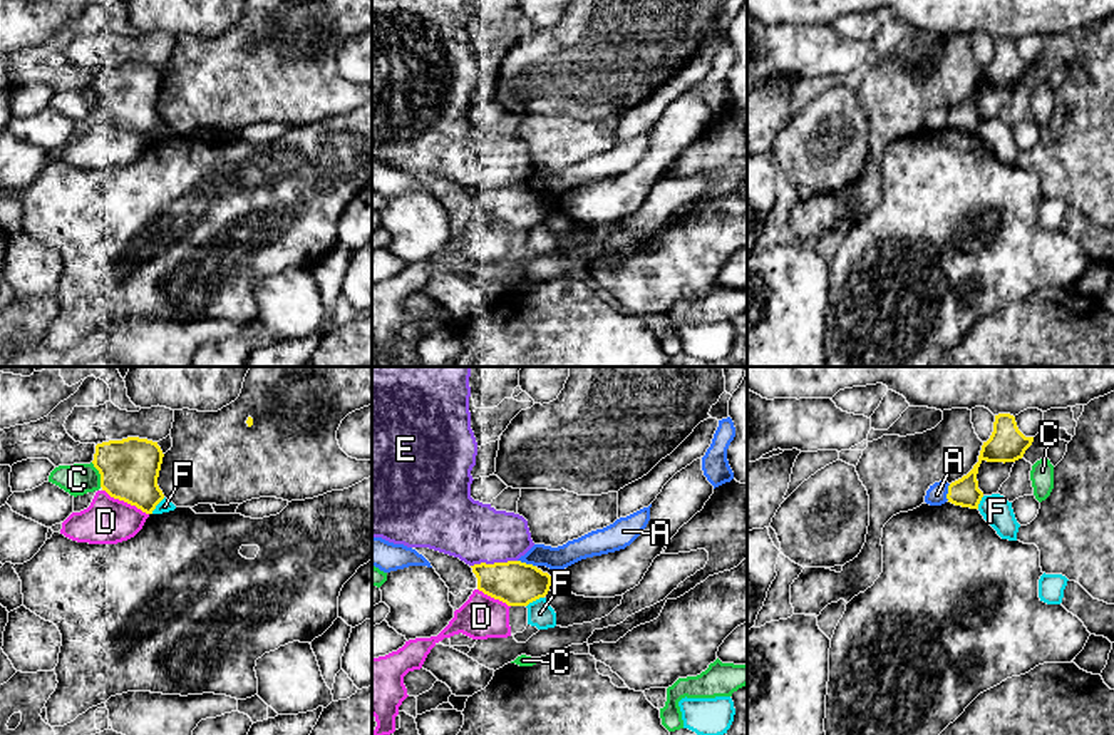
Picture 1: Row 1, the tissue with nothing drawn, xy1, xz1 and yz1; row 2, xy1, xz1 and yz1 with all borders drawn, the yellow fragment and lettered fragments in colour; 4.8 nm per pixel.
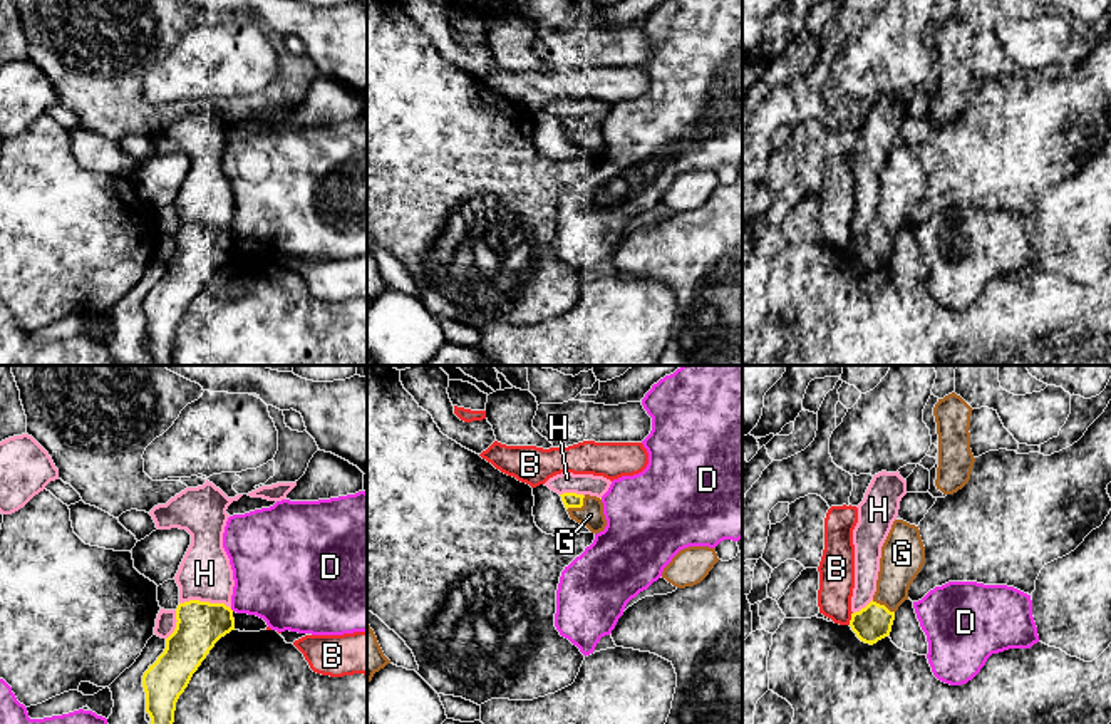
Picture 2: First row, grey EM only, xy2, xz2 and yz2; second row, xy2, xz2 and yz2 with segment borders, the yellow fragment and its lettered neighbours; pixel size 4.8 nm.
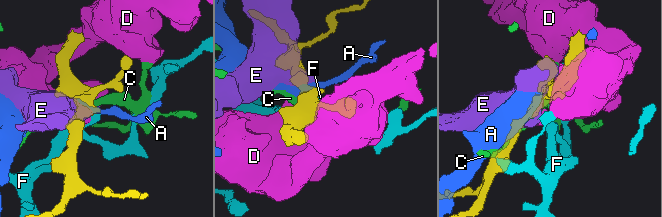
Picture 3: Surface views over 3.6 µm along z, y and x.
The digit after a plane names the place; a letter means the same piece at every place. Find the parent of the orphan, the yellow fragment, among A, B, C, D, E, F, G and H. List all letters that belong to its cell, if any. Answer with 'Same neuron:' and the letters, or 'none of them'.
Same neuron: G

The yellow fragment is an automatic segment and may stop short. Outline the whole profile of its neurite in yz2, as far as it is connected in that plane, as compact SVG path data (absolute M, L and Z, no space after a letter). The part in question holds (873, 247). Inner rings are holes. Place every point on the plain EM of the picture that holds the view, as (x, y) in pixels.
M895 144L881 171L880 196L873 225L851 238L850 251L865 268L876 268L891 256L895 236L908 225L908 215L925 189L920 154Z

